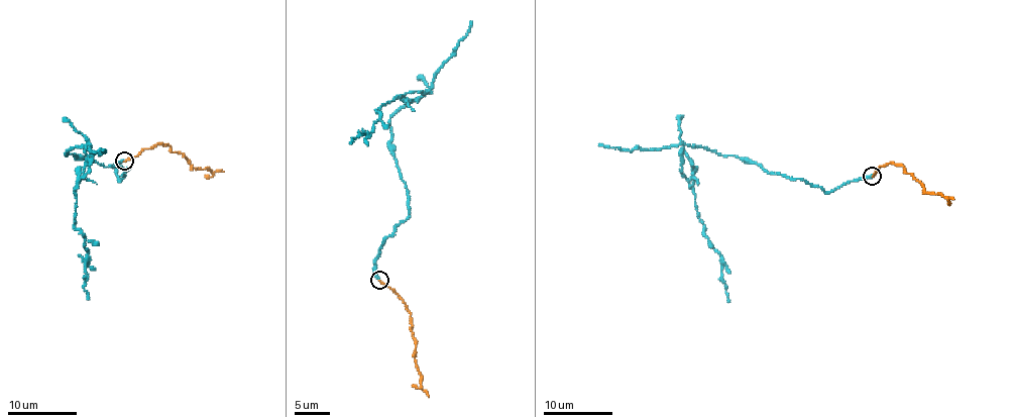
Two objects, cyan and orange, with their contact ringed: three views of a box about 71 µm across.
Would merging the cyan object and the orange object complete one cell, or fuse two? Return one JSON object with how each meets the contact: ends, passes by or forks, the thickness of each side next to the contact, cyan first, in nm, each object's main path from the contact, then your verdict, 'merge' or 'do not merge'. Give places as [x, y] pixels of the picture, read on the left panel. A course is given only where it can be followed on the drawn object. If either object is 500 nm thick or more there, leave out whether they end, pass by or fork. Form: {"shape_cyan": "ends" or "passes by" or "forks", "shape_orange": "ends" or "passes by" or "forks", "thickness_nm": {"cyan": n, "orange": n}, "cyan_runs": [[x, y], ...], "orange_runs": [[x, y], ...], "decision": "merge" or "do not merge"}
{"shape_cyan": "ends", "shape_orange": "ends", "thickness_nm": {"cyan": 280, "orange": 170}, "cyan_runs": [[123, 162], [114, 166], [120, 180], [128, 168], [66, 154], [86, 145], [74, 223], [87, 253], [89, 299]], "orange_runs": [[125, 162], [145, 148], [165, 143], [174, 151], [185, 157], [193, 168], [224, 171]], "decision": "do not merge"}

